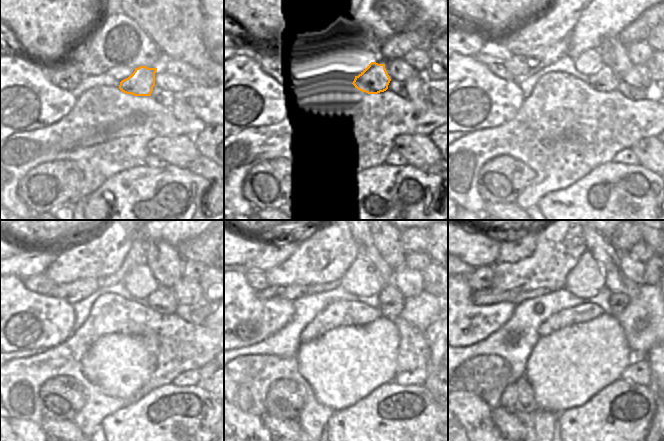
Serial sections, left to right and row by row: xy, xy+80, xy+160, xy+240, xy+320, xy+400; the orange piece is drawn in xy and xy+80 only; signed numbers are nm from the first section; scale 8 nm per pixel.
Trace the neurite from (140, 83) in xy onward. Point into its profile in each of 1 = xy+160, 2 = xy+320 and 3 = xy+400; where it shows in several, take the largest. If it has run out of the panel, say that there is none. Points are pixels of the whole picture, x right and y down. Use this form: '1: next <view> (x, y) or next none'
1: next xy+160 (603, 79)
2: next xy+320 (391, 302)
3: next xy+400 (618, 302)

